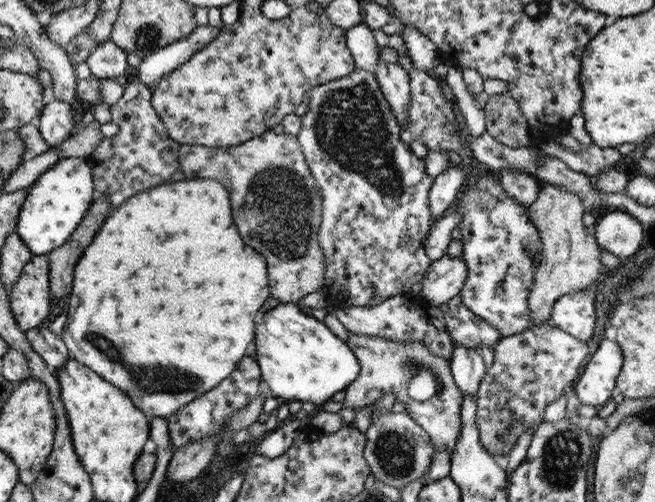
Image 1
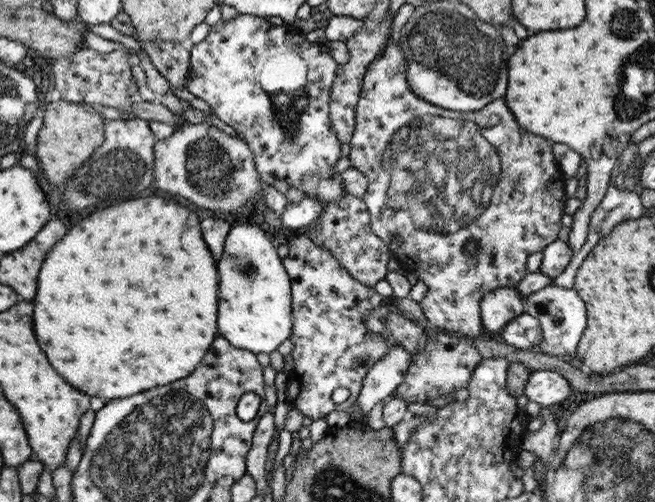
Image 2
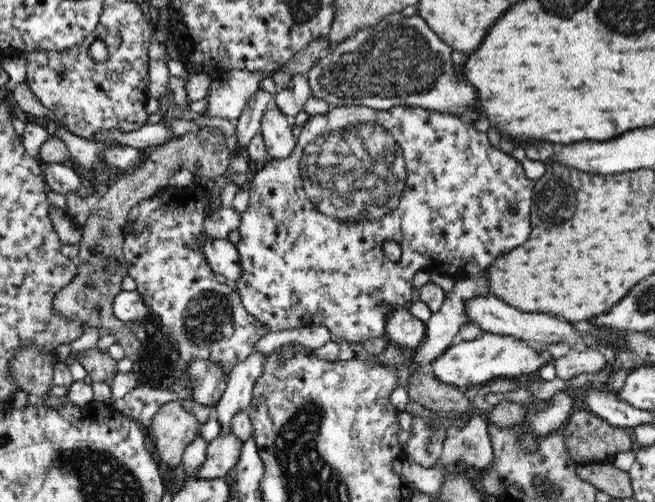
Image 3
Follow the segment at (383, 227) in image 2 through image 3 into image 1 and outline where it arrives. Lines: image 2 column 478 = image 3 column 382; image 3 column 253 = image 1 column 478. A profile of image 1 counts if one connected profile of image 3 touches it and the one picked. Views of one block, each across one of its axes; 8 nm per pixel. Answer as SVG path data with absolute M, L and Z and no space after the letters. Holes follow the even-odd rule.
M489 174L479 176L475 184L464 188L453 212L462 213L462 222L456 227L460 228L461 257L468 269L460 294L462 304L482 317L482 321L494 325L502 338L520 334L532 321L527 299L543 248L540 234L528 215L528 207L508 198L502 182Z

